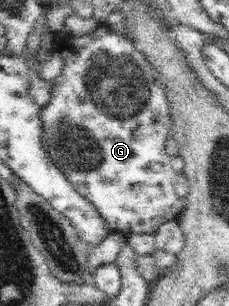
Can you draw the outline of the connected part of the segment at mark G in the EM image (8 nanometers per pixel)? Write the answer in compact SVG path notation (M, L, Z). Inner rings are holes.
M104 23L92 32L80 37L70 36L66 32L58 31L53 35L53 47L63 57L63 75L54 80L50 101L41 109L42 145L48 152L51 160L63 170L69 182L83 197L88 198L94 204L97 213L106 221L106 226L112 231L121 231L127 235L134 233L151 233L166 221L177 220L185 209L185 198L181 198L174 187L175 172L170 168L170 157L166 153L165 143L170 137L172 118L170 115L169 101L165 95L165 88L159 83L154 65L140 53L138 47L129 38L108 28Z

